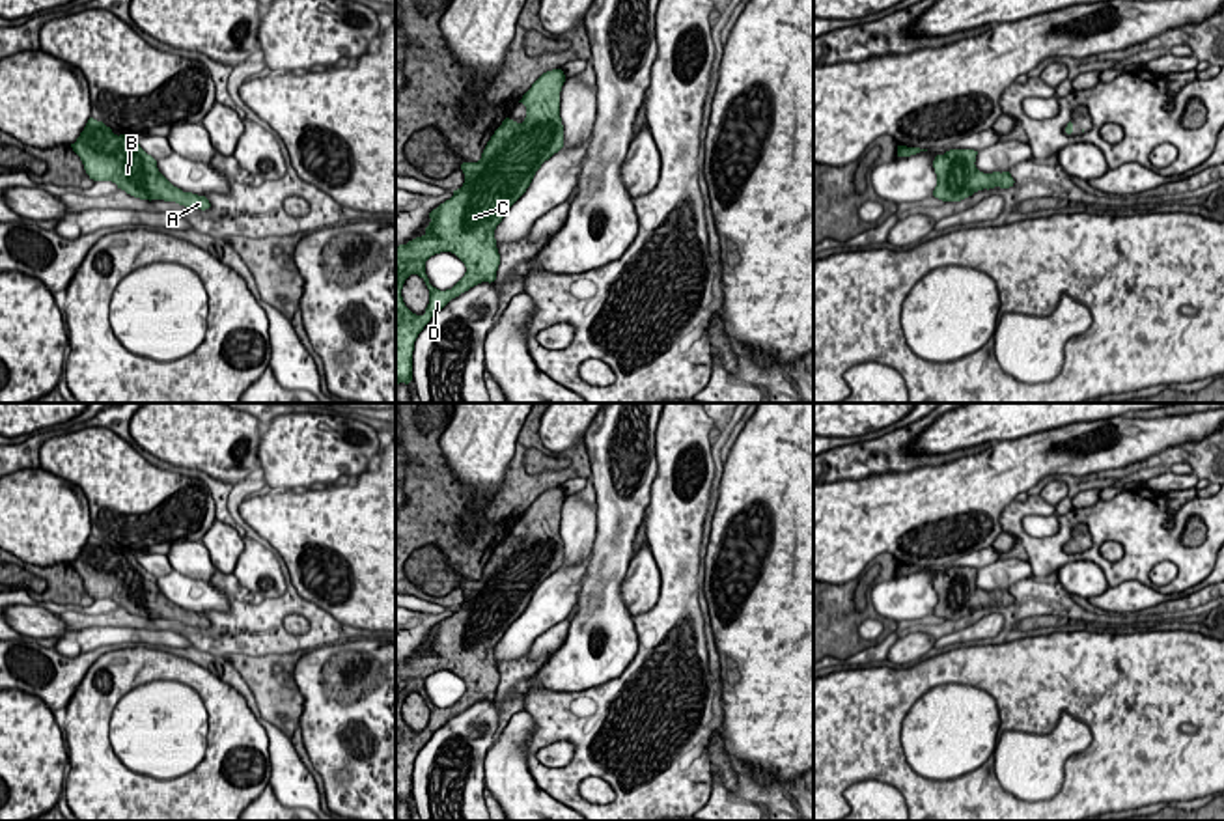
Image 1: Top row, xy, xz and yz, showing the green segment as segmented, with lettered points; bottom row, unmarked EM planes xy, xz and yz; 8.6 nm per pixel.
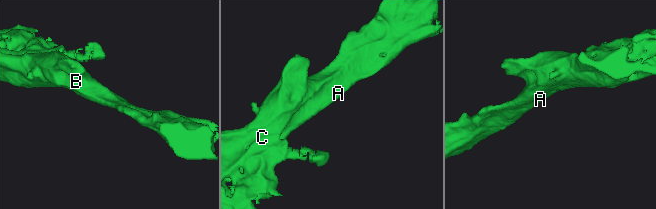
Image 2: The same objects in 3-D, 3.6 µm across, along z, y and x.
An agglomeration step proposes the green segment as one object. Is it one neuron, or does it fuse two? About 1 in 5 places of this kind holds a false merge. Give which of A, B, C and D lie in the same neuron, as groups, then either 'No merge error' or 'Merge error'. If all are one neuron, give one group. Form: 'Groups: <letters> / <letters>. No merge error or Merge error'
Groups: A B C D. No merge error

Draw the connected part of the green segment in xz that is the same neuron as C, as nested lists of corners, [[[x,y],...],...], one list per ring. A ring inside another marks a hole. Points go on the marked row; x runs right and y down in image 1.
[[[562,69],[543,73],[519,103],[526,106],[526,118],[517,123],[509,118],[494,131],[478,162],[463,162],[465,183],[453,196],[429,213],[429,226],[422,237],[396,246],[396,386],[412,381],[412,351],[418,334],[452,299],[481,282],[494,282],[500,265],[494,230],[509,207],[526,192],[536,172],[545,160],[563,147],[563,125],[560,118],[560,91],[565,82]],[[440,252],[455,254],[466,267],[465,276],[446,291],[429,284],[425,261]],[[418,274],[429,289],[429,304],[424,315],[412,313],[401,297],[405,280]]]

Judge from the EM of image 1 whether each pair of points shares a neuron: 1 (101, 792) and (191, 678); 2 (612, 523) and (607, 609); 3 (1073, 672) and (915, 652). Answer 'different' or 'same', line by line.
1: same
2: same
3: different

